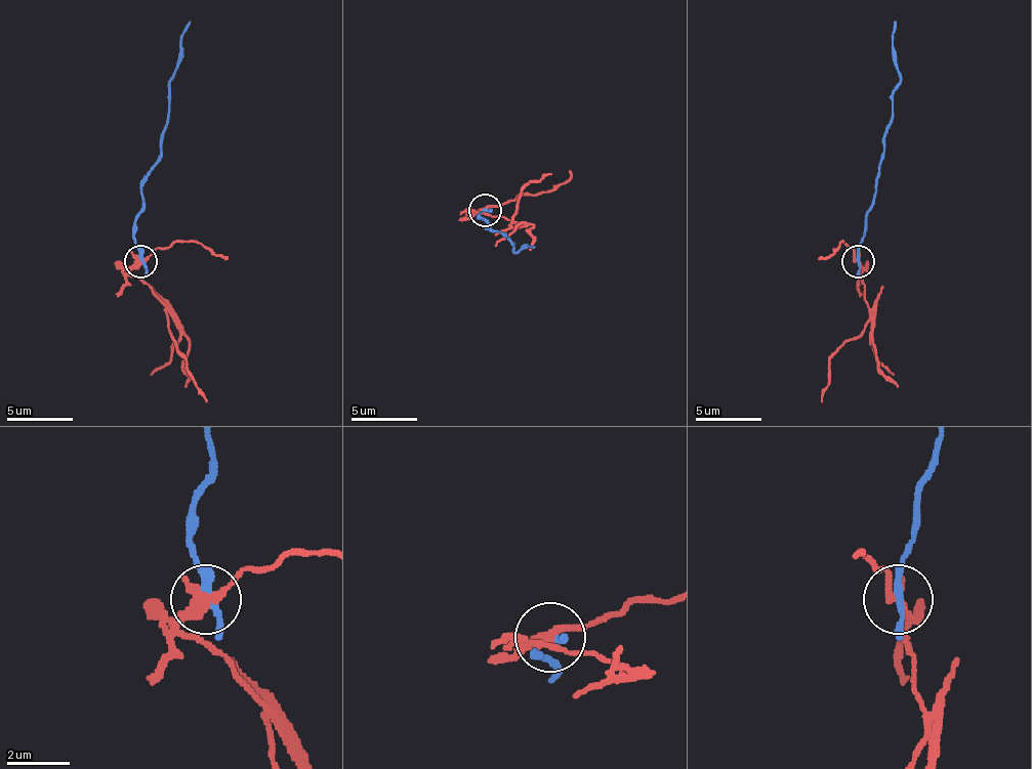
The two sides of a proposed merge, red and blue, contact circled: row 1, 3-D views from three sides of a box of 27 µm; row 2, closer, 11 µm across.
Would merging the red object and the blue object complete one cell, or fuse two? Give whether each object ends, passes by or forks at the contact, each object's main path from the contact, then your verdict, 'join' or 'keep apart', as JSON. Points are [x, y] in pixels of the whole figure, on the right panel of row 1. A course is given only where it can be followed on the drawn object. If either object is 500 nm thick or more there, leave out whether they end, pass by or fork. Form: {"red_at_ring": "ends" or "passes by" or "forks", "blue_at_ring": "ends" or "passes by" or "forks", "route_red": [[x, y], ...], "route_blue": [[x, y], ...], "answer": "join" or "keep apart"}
{"red_at_ring": "passes by", "blue_at_ring": "passes by", "route_red": [[857, 260], [870, 319], [830, 358], [830, 381], [821, 401]], "route_blue": [[857, 260], [883, 135], [893, 116], [893, 86], [900, 73], [893, 59], [897, 20]], "answer": "keep apart"}

